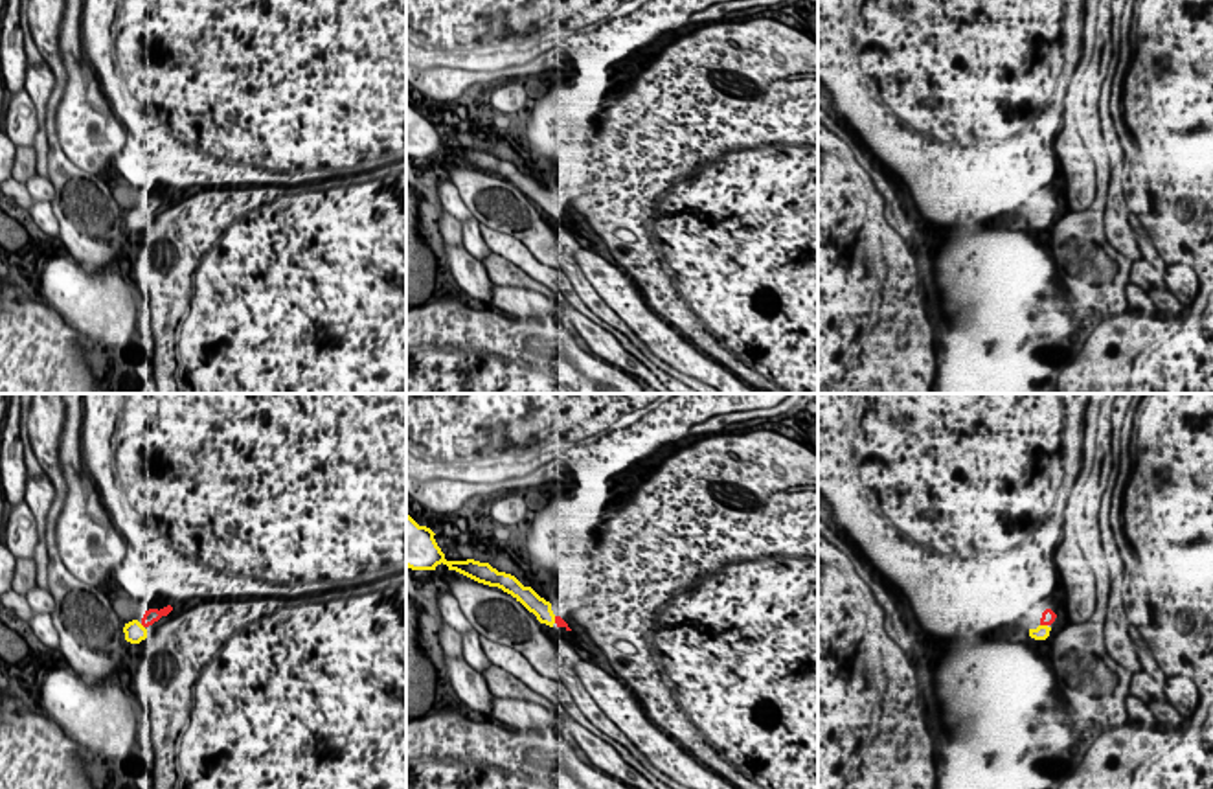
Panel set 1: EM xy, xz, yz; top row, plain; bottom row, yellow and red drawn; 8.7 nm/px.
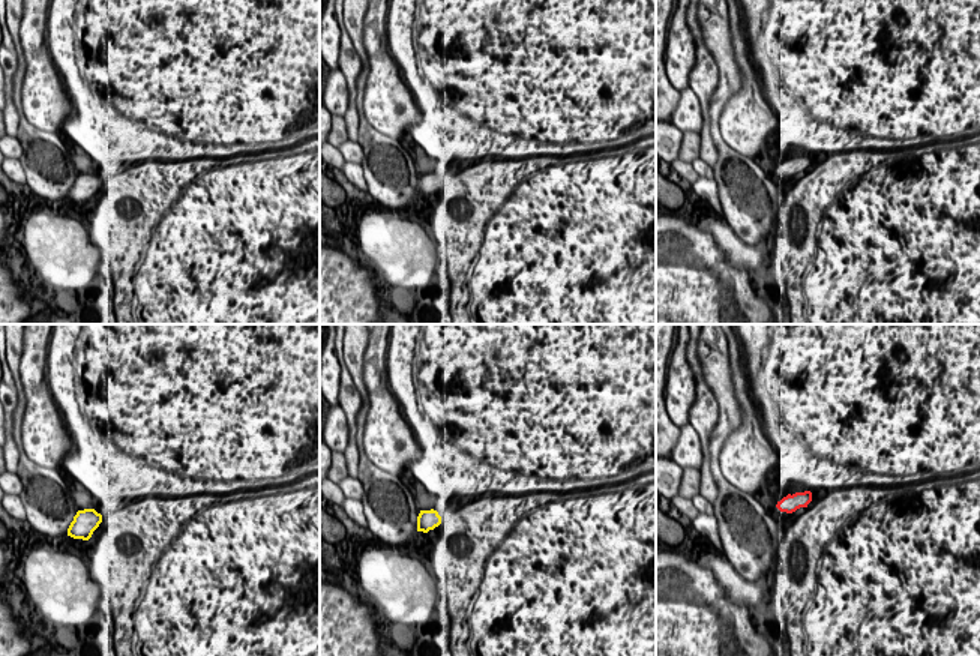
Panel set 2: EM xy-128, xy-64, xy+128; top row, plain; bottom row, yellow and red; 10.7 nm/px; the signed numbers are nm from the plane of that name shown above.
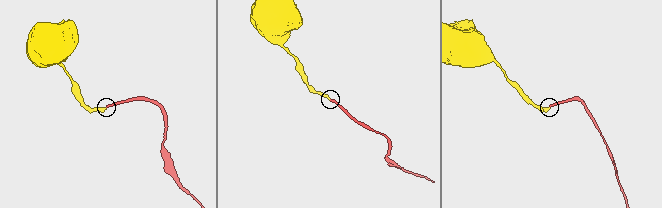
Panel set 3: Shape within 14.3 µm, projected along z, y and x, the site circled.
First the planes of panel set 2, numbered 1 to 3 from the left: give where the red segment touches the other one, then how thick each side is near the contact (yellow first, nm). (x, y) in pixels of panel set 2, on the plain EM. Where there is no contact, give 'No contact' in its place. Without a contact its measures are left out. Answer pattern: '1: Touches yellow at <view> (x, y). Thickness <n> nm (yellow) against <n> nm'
1: No contact
2: No contact
3: No contact

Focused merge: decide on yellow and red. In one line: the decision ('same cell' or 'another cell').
same cell

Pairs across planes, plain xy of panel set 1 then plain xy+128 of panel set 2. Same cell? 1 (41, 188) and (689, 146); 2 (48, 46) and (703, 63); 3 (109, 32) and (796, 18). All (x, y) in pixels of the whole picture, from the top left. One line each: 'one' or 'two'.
1: two
2: two
3: one

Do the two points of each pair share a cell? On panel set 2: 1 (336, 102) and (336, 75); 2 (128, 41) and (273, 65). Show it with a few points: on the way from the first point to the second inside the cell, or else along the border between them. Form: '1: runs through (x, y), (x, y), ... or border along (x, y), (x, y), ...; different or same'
1: runs through (336, 96), (336, 81); same
2: runs through (164, 41), (194, 42), (212, 60), (237, 60); same

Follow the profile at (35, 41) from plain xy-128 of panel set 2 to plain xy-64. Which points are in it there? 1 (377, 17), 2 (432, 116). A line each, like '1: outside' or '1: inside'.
1: inside
2: outside

